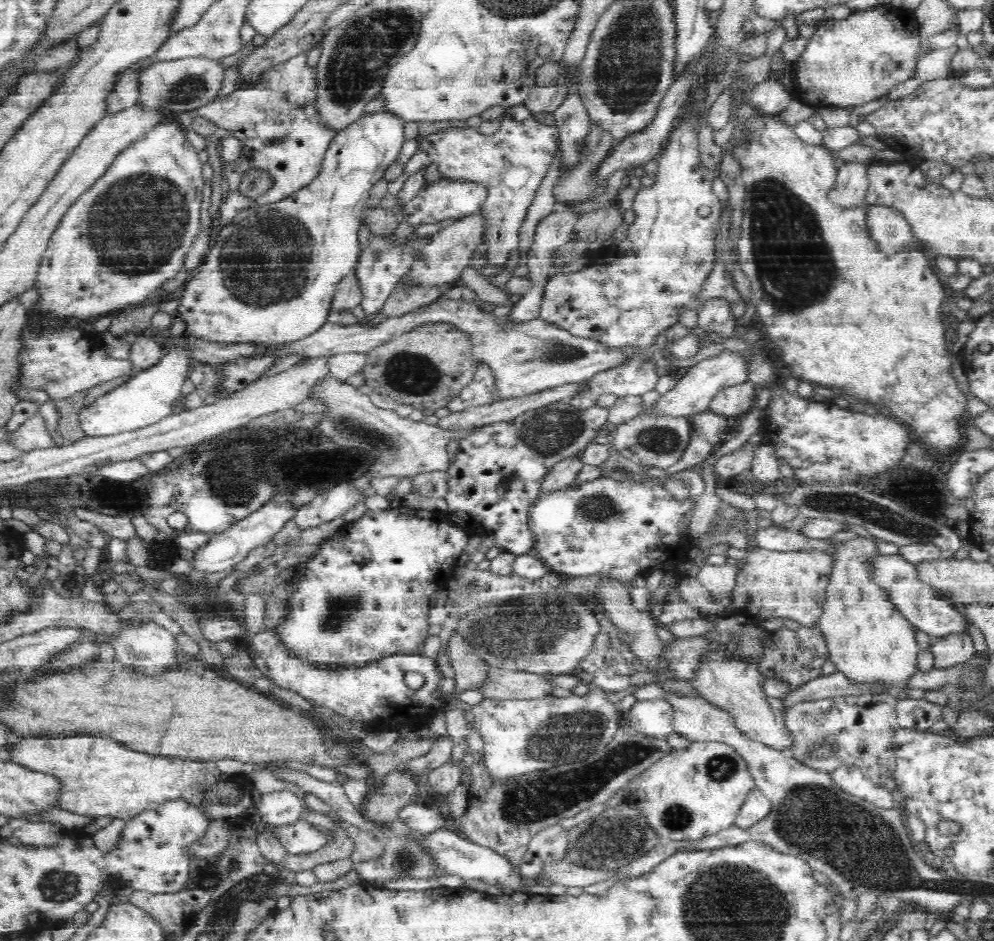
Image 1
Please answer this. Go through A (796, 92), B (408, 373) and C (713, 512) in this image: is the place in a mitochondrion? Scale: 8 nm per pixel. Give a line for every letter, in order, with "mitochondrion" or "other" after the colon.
A: other
B: mitochondrion
C: other

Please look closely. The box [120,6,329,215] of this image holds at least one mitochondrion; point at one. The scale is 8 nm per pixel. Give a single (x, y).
(187, 88)

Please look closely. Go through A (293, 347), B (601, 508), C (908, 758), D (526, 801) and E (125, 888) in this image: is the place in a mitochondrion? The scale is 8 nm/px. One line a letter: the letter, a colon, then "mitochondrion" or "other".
A: other
B: mitochondrion
C: other
D: mitochondrion
E: other

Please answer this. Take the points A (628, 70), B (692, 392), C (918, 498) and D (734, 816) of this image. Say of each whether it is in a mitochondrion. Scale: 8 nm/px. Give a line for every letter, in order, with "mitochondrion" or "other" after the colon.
A: mitochondrion
B: other
C: mitochondrion
D: other

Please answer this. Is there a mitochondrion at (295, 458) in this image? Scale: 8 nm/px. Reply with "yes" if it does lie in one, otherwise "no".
yes

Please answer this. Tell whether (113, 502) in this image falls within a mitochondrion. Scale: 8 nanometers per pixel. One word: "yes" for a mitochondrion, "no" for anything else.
yes

